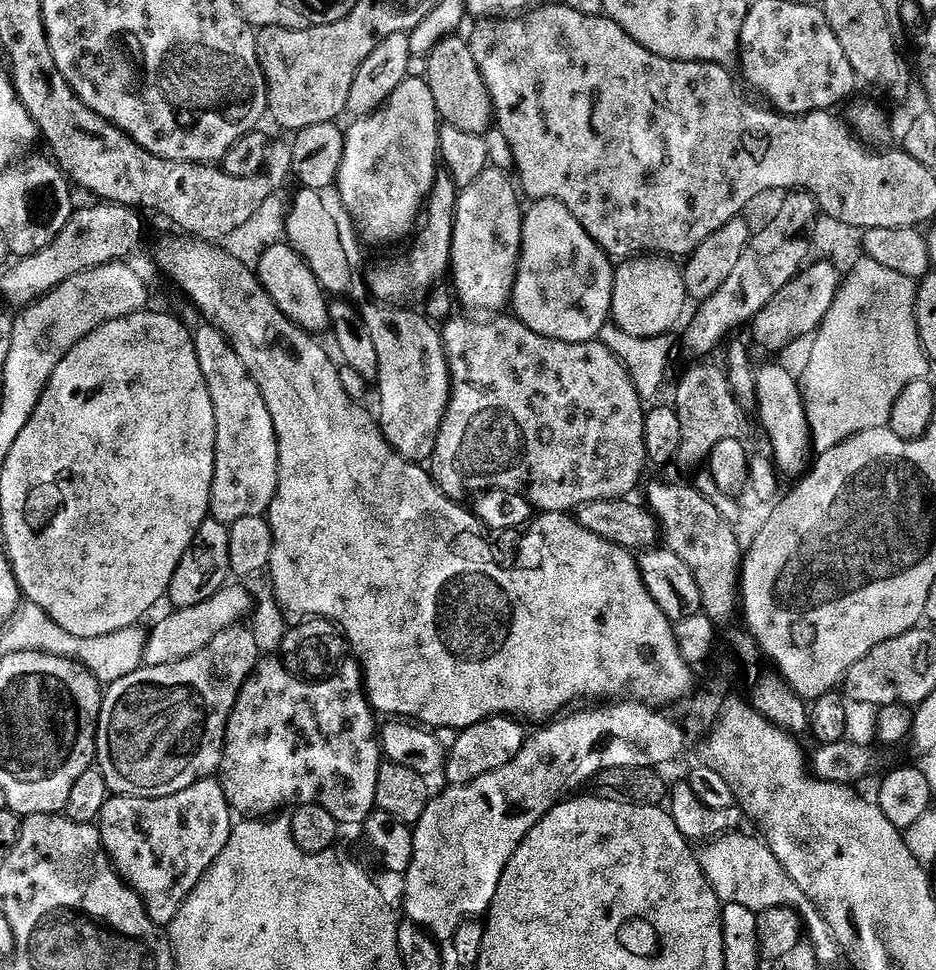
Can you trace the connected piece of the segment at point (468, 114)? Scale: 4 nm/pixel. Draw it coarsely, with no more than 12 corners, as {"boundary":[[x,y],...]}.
{"boundary":[[449,36],[426,62],[438,115],[485,135],[489,88],[471,43]]}

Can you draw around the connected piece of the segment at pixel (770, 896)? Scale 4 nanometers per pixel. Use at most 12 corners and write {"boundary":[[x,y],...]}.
{"boundary":[[729,833],[698,857],[721,903],[826,922],[759,837]]}

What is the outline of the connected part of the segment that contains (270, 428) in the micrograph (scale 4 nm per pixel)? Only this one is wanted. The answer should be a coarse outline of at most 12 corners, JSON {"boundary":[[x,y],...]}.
{"boundary":[[218,328],[195,333],[218,418],[211,515],[264,516],[280,439],[260,381]]}

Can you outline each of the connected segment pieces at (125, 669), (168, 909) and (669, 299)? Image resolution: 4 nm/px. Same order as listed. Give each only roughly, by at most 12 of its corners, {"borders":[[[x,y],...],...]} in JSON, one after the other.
{"borders":[[[41,608],[11,625],[4,652],[76,660],[106,686],[145,661],[141,625],[98,638]],[[216,778],[113,795],[108,855],[171,925],[232,838]],[[659,254],[615,269],[611,319],[643,342],[690,312],[683,267]]]}

